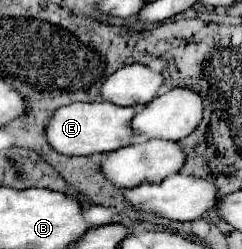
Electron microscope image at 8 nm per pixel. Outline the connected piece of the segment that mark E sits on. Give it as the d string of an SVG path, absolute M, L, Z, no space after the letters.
M108 101L72 103L56 109L56 113L48 121L46 137L48 143L64 155L96 155L96 153L116 151L120 147L128 147L140 141L140 135L136 135L132 127L128 127L136 111L140 111L140 107L120 107Z

